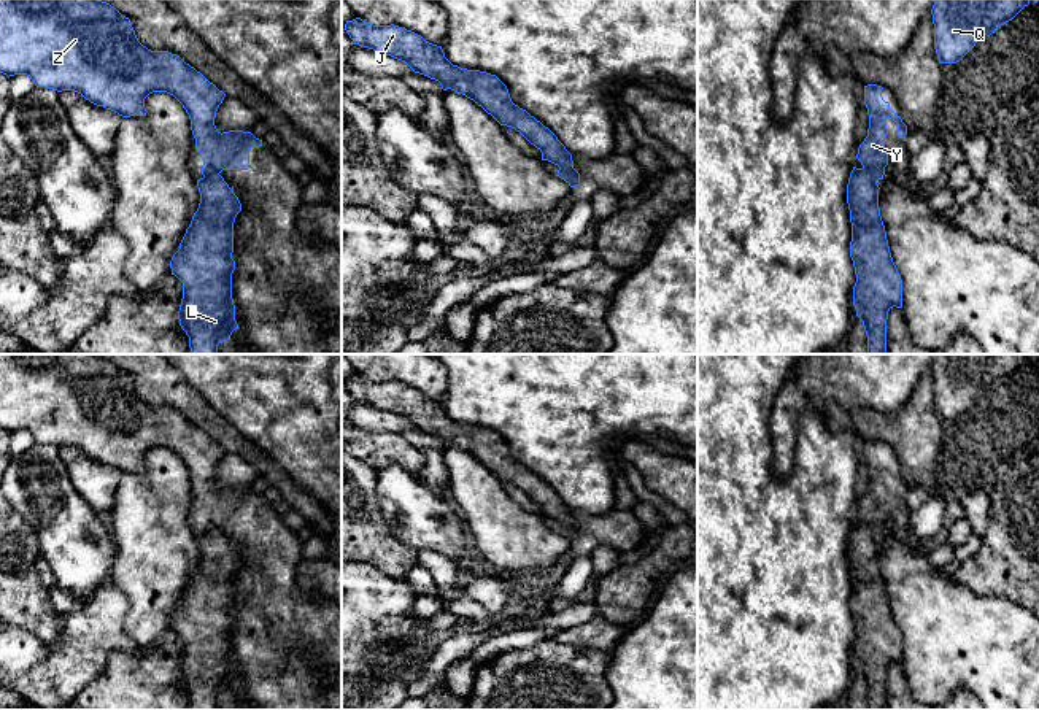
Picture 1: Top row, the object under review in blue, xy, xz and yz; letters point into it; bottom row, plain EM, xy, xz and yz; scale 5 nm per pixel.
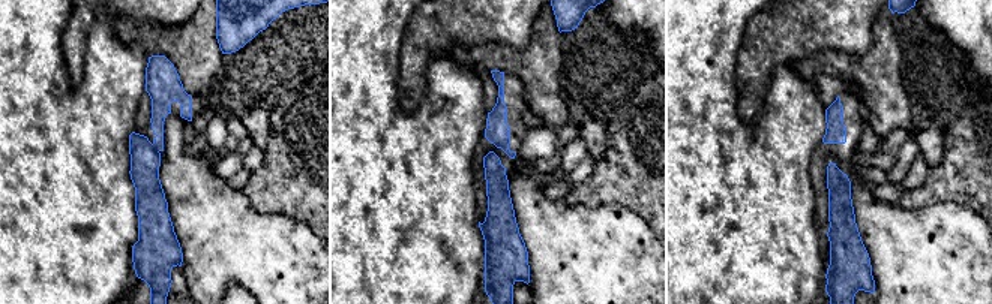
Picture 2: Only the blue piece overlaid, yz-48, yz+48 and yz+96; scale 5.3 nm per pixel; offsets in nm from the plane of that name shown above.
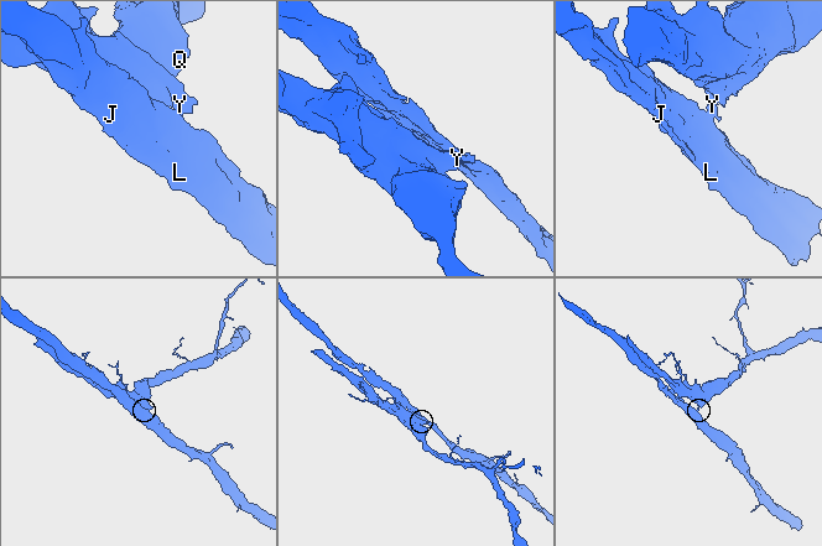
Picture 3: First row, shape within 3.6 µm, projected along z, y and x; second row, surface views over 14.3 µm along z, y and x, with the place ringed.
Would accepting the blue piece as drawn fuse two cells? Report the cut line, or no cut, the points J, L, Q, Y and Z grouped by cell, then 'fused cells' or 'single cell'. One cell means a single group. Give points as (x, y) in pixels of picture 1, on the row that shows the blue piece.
cut xy (218, 173), (204, 177); groups J L / Q Y Z; fused cells

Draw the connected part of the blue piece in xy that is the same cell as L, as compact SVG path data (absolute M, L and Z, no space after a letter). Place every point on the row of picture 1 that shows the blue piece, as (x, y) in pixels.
M218 173L197 179L197 187L200 203L170 268L183 283L178 319L189 337L191 354L218 354L218 345L230 340L238 329L232 253L234 222L241 203Z

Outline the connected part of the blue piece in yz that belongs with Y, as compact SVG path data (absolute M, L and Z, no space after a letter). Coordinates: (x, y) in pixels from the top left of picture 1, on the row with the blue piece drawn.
M864 86L864 105L869 114L867 137L858 148L856 159L871 176L879 181L883 179L885 167L888 165L888 154L885 151L885 137L888 133L885 121L890 118L898 124L896 135L906 138L907 125L902 122L890 103L882 97L882 86Z

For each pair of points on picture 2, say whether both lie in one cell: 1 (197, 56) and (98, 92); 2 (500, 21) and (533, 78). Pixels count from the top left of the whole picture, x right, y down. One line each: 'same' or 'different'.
1: different
2: different

